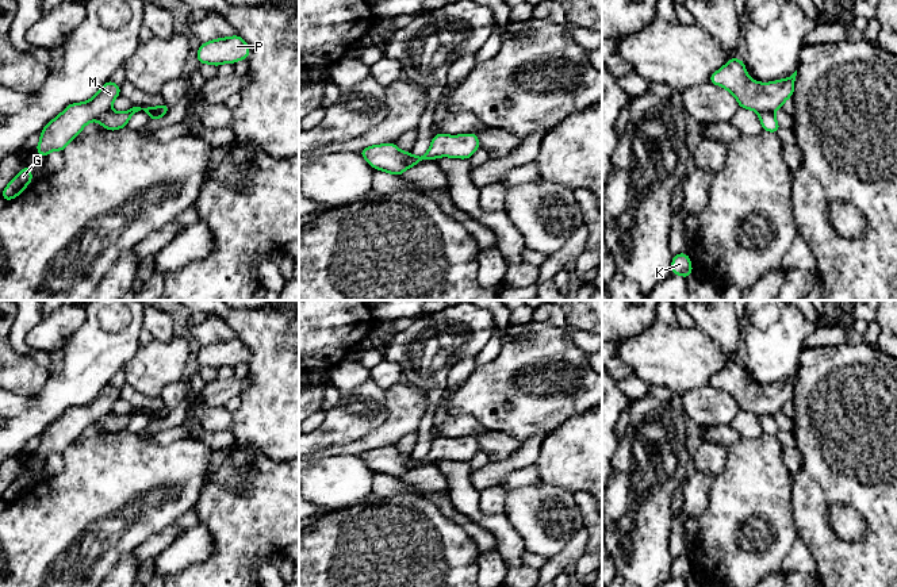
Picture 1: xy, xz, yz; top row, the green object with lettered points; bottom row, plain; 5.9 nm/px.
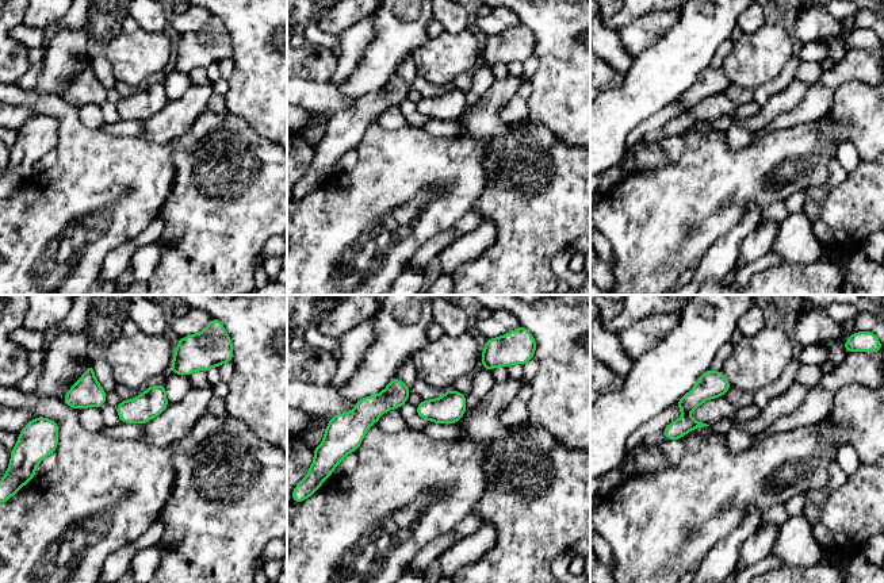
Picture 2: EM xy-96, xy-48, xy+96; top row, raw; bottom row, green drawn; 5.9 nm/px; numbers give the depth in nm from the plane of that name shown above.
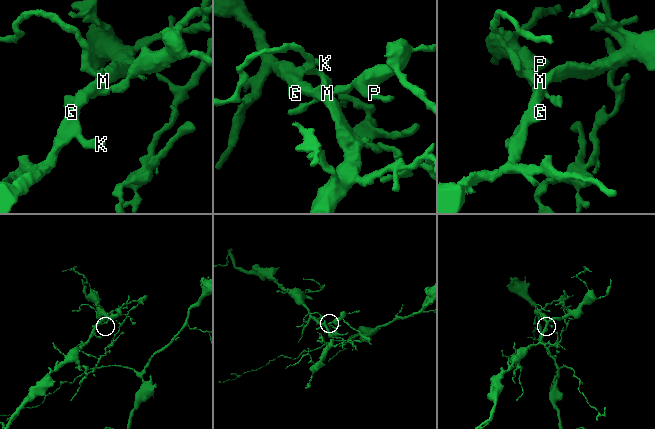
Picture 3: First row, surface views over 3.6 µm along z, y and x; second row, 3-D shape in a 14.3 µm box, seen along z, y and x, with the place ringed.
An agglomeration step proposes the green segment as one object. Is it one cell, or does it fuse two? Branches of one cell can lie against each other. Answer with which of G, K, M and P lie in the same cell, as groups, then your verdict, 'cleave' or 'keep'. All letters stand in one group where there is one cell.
groups G K M / P; cleave

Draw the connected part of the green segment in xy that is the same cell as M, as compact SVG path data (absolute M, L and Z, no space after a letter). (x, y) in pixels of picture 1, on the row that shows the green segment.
M108 80L89 100L66 105L66 108L39 133L41 141L35 150L45 158L51 150L62 151L89 122L111 111L114 100L119 95L120 85Z

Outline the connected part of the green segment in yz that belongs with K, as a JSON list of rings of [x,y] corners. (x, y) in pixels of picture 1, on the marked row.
[[[683,252],[675,254],[671,262],[672,275],[679,275],[687,279],[693,273],[690,257]]]

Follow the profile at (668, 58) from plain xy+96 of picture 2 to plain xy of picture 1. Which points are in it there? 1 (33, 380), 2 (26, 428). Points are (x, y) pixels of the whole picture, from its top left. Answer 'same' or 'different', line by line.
1: different
2: same

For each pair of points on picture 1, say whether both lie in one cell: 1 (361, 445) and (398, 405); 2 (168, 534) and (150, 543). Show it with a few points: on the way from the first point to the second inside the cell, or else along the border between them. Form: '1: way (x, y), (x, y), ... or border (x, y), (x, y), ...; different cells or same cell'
1: way (374, 438), (378, 438), (398, 417); same cell
2: way (164, 538), (154, 543); same cell

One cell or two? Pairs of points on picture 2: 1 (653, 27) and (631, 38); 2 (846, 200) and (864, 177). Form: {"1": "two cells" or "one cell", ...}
{"1": "one cell", "2": "one cell"}

